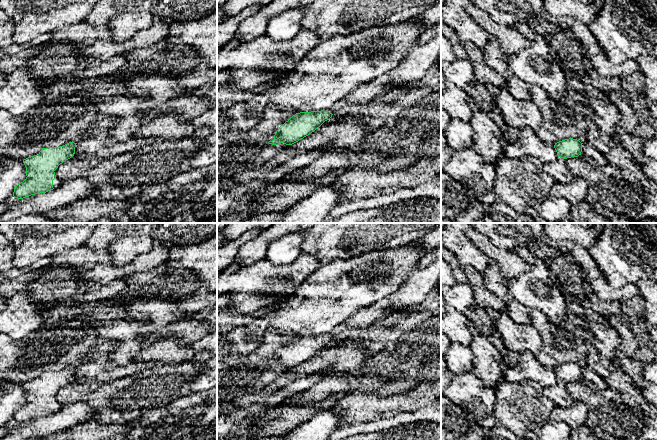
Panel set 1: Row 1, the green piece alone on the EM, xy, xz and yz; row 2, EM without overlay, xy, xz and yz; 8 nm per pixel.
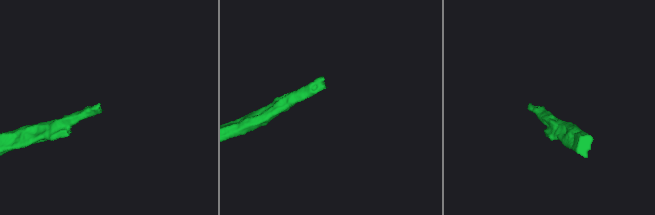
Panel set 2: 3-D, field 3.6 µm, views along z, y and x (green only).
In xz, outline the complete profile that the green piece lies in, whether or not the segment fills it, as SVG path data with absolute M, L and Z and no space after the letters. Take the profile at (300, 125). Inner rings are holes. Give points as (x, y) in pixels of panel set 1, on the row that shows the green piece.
M387 74L376 77L370 82L357 87L355 90L341 98L331 108L321 111L300 112L293 115L288 121L279 127L274 139L269 144L278 145L284 143L292 145L308 136L319 128L332 115L347 105L362 105L384 94Z

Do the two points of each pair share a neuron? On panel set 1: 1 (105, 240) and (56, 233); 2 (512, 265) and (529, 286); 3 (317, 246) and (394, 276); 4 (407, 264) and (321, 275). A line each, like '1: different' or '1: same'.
1: different
2: different
3: different
4: same

